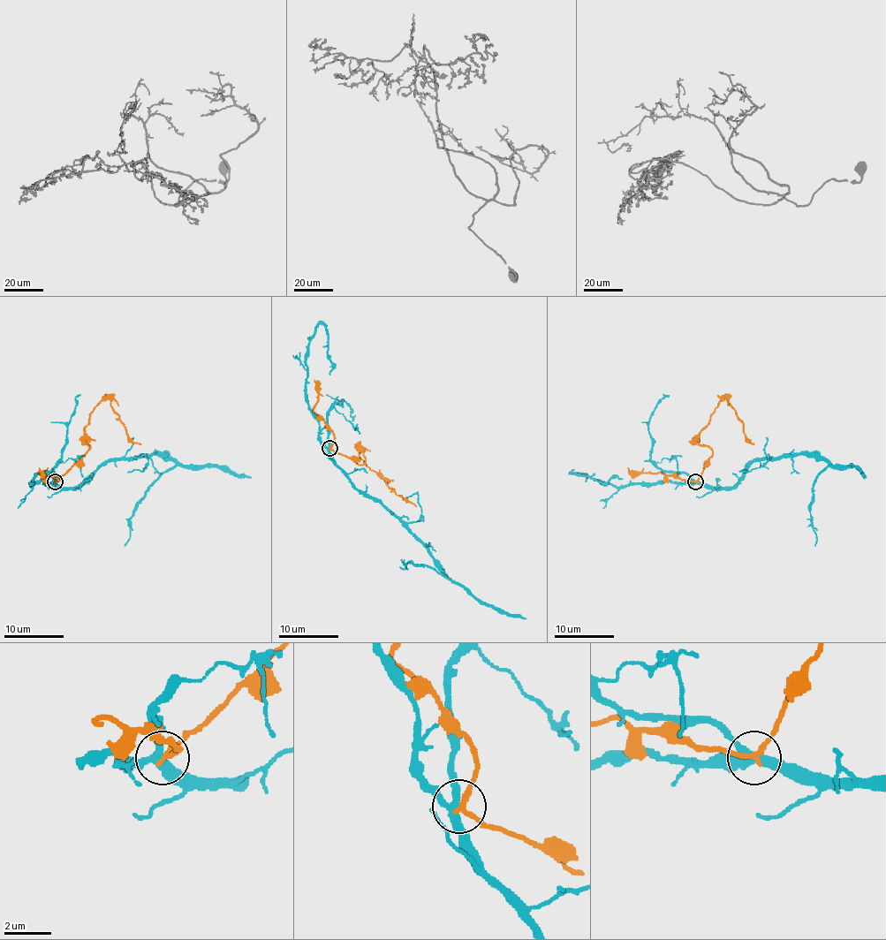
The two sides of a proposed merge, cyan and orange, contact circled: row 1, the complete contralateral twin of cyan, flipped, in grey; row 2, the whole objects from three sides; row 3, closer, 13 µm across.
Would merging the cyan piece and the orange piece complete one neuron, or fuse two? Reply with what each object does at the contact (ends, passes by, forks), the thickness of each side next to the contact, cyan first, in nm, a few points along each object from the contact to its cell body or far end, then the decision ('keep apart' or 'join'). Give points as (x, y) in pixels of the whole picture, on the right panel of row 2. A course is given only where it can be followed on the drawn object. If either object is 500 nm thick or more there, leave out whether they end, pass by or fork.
cyan forks; orange passes by; calibres 280 and 200 nm; course cyan (695, 481), (731, 488), (755, 460), (820, 455), (829, 464), (814, 484), (814, 501), (810, 504), (815, 546); course orange (695, 481), (712, 455), (698, 443), (698, 432), (721, 401), (727, 399), (753, 444); keep apart

